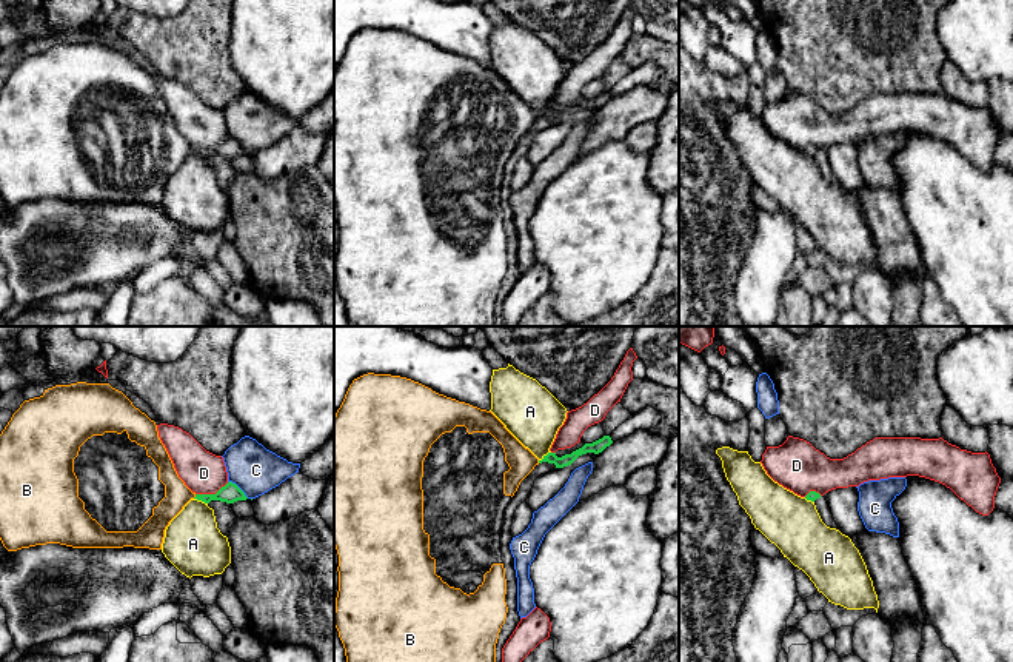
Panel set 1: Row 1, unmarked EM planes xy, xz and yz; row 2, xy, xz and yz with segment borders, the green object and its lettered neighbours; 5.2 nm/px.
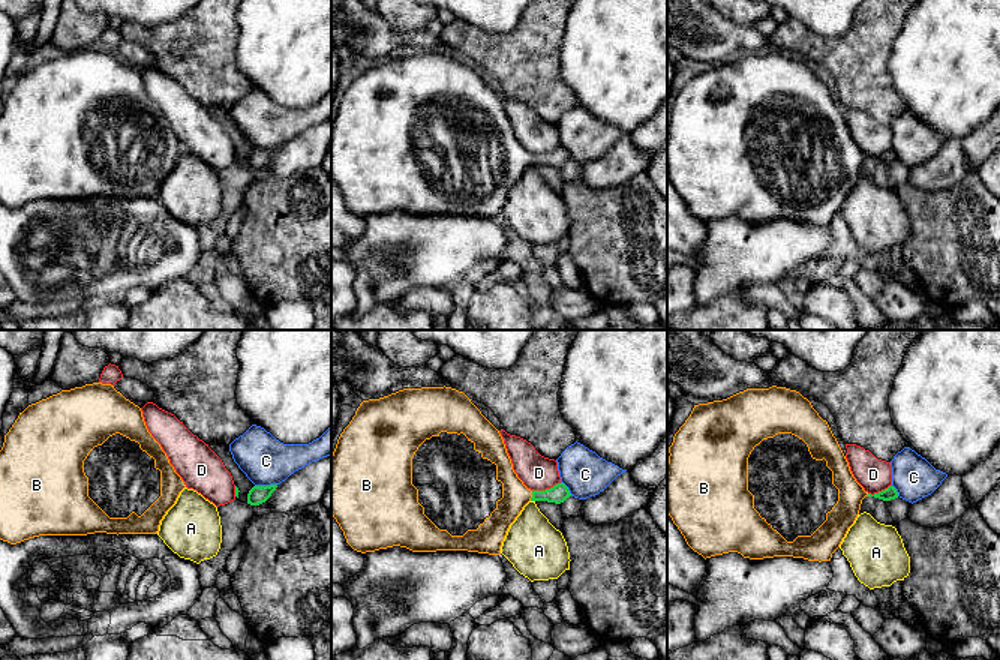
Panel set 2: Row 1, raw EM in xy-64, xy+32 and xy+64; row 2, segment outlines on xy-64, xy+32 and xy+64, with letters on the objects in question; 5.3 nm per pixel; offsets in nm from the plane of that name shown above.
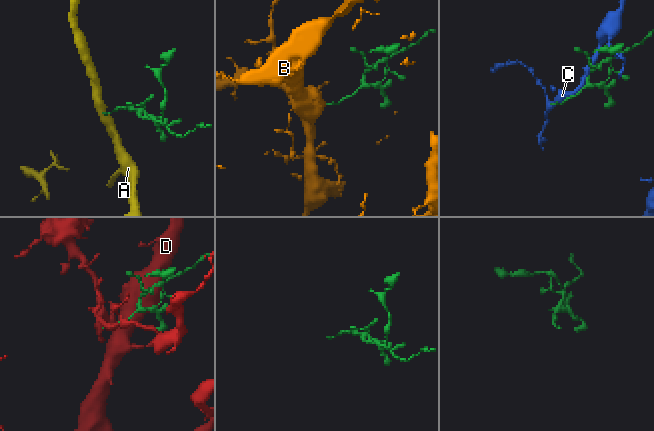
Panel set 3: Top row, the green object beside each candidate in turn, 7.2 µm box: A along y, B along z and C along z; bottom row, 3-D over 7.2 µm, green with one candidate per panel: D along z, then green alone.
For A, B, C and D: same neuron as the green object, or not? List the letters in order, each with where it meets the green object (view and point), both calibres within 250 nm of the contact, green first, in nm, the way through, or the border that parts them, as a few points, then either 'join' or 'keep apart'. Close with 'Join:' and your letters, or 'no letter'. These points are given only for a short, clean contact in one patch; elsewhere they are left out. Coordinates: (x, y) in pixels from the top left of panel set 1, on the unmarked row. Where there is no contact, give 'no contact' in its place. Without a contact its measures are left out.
A: meets green in xy at (200, 154); 100 nm thick on the green side, 300 nm on the other; border along xy (194, 153), (207, 159); keep apart
B: meets green in xy at (196, 151); 100 nm thick on the green side, 140 nm on the other; runs through xy (230, 148), (196, 151), (177, 150); join
C: meets green in xy at (239, 143); 100 nm thick on the green side, 260 nm on the other; keep apart
D: meets green in xy at (211, 150); 100 nm thick on the green side, 220 nm on the other; border along xy (228, 137), (214, 148), (196, 150); keep apart
Join: B

